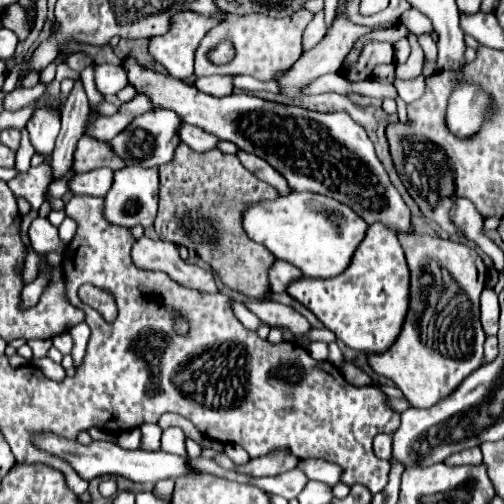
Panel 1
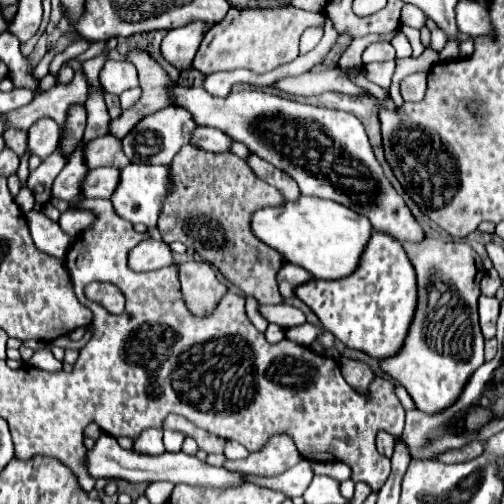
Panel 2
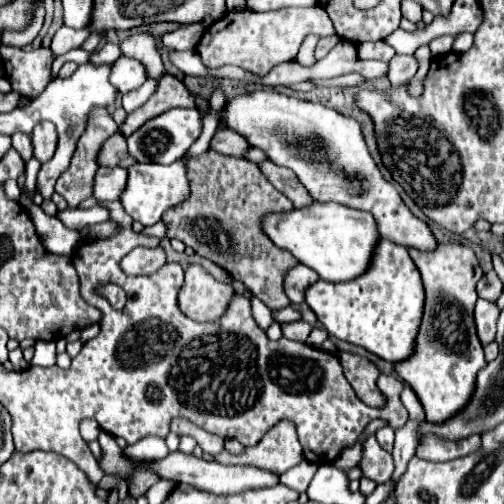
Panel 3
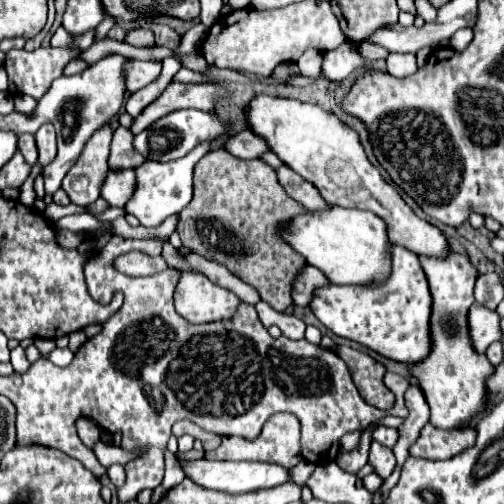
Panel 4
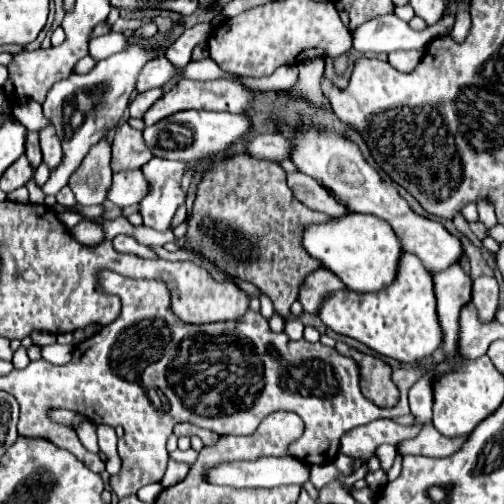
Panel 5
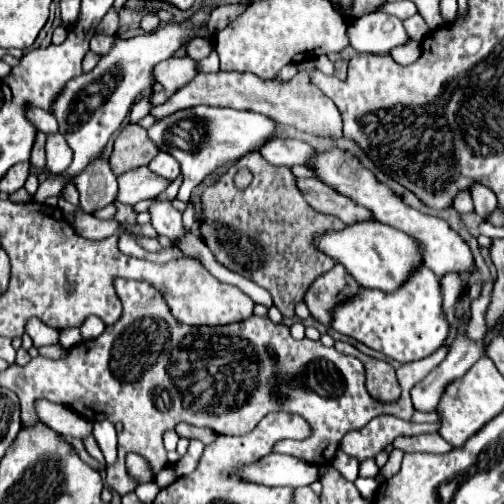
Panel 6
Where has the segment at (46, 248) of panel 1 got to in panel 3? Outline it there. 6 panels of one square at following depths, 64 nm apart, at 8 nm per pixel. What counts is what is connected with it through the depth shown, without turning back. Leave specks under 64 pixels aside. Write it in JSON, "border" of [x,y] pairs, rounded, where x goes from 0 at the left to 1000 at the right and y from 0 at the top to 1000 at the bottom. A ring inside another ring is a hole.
{"border":[[[63,405],[56,425],[63,429],[71,460],[79,476],[87,476],[87,492],[95,492],[95,500],[115,500],[115,508],[139,508],[151,500],[163,480],[159,460],[135,456],[115,433],[91,429],[79,409]]]}

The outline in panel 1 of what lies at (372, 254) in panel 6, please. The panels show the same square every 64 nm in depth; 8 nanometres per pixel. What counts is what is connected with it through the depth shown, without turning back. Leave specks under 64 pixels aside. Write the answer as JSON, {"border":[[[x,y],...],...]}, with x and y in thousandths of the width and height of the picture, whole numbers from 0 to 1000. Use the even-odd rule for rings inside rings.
{"border":[[[575,381],[548,397],[488,405],[480,444],[500,480],[520,484],[548,516],[575,520],[611,552],[663,552],[683,540],[730,452],[687,405],[623,381]]]}

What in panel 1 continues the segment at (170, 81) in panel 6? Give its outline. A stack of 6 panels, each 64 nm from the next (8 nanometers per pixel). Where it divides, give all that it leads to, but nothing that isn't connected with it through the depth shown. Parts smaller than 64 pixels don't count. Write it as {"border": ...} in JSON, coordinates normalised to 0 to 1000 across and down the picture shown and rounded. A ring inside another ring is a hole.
{"border":[[[198,127],[187,135],[187,167],[202,190],[218,190],[234,187],[246,171],[254,171],[254,159],[242,131]]]}

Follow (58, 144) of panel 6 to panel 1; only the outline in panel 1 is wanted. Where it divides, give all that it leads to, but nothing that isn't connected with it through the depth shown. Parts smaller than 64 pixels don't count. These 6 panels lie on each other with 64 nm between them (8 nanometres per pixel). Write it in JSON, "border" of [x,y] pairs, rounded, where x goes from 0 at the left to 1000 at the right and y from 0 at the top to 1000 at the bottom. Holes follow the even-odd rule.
{"border":[[[79,214],[79,222],[63,226],[52,254],[71,302],[99,310],[107,298],[107,278],[119,262],[119,222],[95,222],[95,214]]]}

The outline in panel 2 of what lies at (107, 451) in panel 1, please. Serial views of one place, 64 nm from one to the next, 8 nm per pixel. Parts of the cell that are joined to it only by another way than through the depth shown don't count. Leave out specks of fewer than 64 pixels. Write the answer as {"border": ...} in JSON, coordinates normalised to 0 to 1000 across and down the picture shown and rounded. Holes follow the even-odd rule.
{"border":[[[202,861],[187,889],[171,897],[171,933],[183,948],[242,948],[254,956],[310,956],[310,952],[329,952],[329,956],[345,956],[345,960],[385,960],[385,964],[417,964],[417,968],[452,968],[452,964],[472,964],[484,960],[480,940],[476,937],[456,937],[448,929],[429,929],[417,925],[401,913],[393,913],[389,905],[373,905],[365,897],[325,897],[317,905],[298,905],[298,901],[274,901],[270,893],[246,893],[234,885],[226,865]]]}

